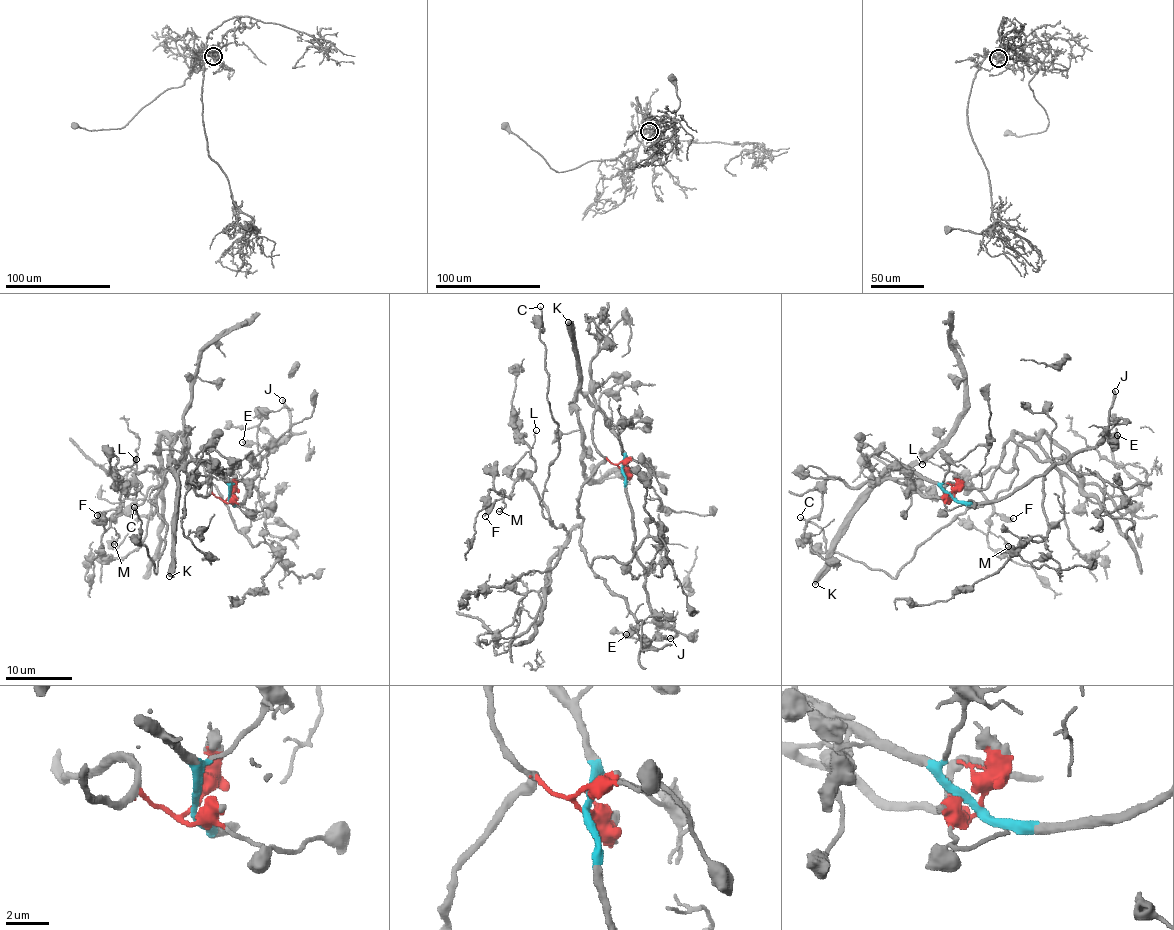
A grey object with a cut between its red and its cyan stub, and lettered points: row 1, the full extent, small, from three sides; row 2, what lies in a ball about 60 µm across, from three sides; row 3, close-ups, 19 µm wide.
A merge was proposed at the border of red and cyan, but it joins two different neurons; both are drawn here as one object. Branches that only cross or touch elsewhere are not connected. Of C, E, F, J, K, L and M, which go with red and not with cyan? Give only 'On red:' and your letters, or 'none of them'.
On red: C, F, L, M

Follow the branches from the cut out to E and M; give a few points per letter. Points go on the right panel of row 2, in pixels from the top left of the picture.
E: (953, 497), (964, 502), (1002, 500), (1033, 476), (1040, 476), (1049, 468), (1097, 446), (1106, 436), (1117, 435)
M: (953, 497), (949, 485), (987, 485), (1016, 433), (1016, 468), (967, 481), (1009, 546)

